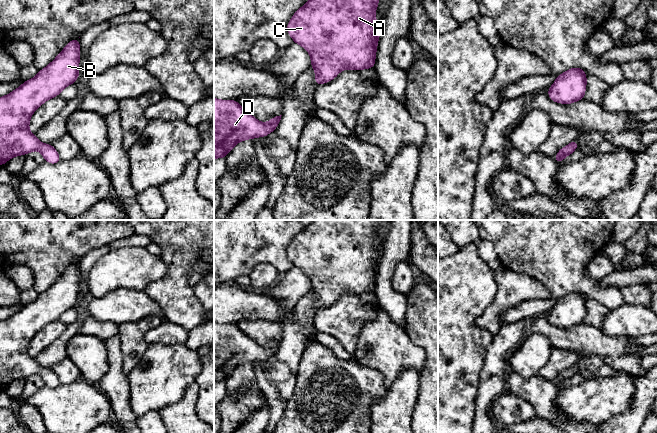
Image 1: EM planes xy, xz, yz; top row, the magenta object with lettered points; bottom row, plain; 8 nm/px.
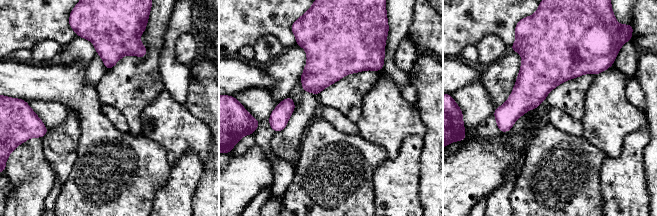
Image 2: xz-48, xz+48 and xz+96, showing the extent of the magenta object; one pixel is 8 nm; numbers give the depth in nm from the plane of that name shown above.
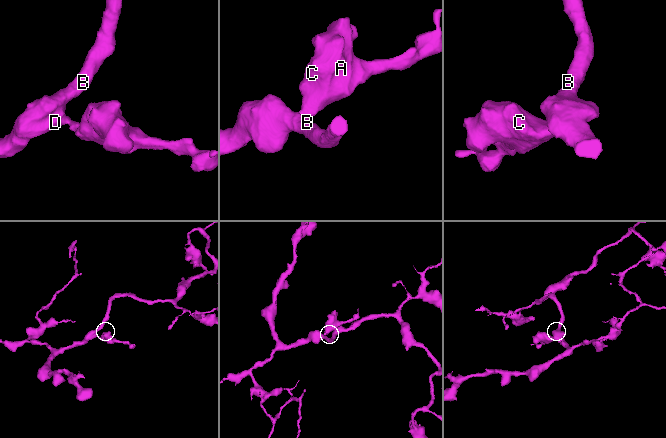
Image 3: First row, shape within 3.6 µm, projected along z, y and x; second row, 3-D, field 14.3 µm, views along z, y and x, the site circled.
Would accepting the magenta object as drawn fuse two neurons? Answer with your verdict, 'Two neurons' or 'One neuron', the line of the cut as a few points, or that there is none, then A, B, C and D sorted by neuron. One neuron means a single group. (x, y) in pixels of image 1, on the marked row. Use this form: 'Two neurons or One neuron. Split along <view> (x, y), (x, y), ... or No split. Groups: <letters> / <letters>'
One neuron. No split. Groups: A B C D

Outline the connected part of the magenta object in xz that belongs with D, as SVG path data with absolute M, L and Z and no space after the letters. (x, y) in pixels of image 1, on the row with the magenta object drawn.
M214 98L214 159L225 158L238 142L266 137L277 128L281 116L264 124L244 110L236 100Z

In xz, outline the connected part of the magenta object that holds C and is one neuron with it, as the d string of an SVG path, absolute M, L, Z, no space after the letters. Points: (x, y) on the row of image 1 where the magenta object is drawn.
M309 0L297 10L287 25L294 43L301 45L311 56L311 65L319 86L330 82L344 69L363 70L375 68L377 43L382 27L377 25L375 11L379 0Z

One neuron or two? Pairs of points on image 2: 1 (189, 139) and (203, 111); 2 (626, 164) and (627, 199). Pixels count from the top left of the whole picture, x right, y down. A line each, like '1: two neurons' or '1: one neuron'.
1: two neurons
2: one neuron

